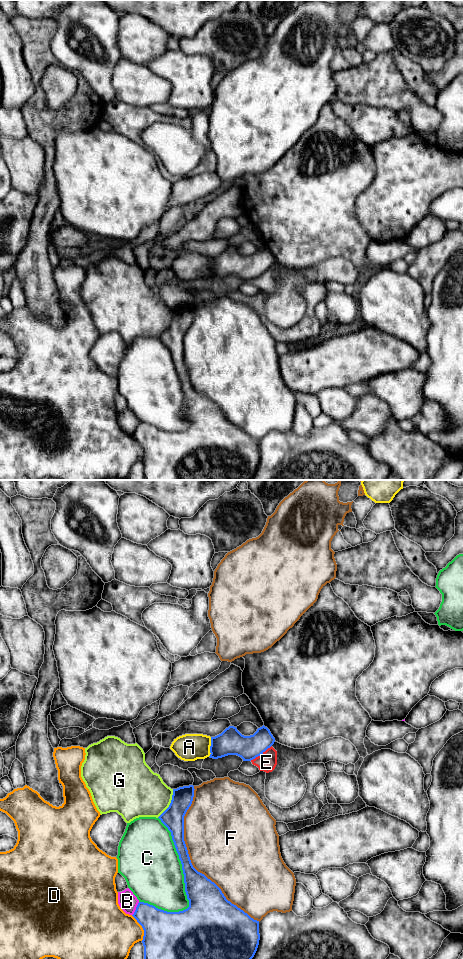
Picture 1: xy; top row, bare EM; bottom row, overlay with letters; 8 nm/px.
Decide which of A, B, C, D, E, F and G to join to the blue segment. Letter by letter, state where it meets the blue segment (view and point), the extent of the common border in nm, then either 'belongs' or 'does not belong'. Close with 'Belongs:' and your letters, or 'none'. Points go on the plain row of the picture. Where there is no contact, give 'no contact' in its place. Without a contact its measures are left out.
A: xy (210, 267) | 160 nm | does not belong
B: xy (136, 429) | 130 nm | does not belong
C: xy (182, 387) | 800 nm | does not belong
D: xy (142, 447) | 220 nm | does not belong
E: xy (260, 274) | 220 nm | does not belong
F: xy (190, 381) | 1200 nm | does not belong
G: xy (170, 323) | 260 nm | does not belong
Belongs: none

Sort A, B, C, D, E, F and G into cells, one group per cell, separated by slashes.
A / B / C / D / E / F / G

